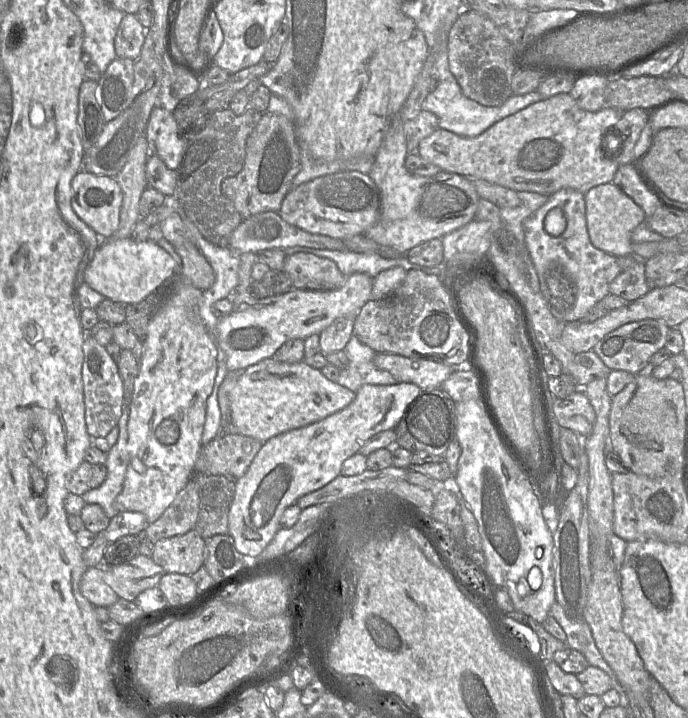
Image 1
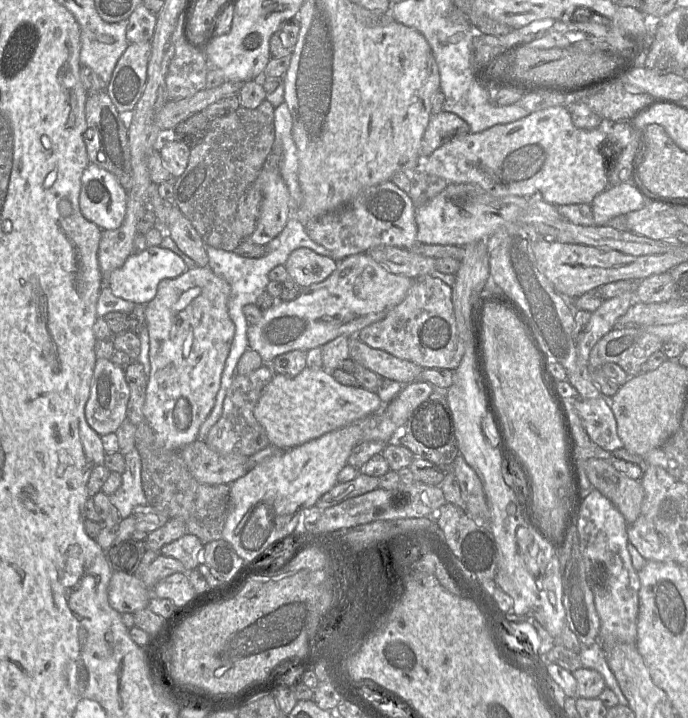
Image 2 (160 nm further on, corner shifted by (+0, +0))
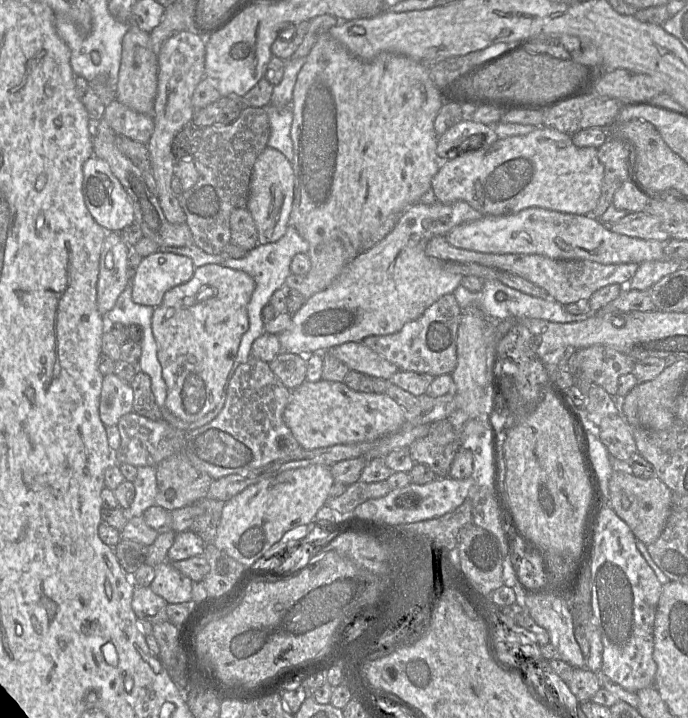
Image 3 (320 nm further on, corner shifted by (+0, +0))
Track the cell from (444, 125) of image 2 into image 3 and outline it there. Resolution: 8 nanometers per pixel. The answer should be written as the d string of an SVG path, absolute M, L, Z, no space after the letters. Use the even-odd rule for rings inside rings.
M463 119L438 137L437 155L441 159L456 157L462 142L473 135L483 135L486 144L492 144L499 139L491 126L472 119Z

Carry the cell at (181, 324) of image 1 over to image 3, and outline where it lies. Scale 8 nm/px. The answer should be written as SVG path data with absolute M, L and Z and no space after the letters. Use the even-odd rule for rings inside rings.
M207 264L197 267L193 277L186 283L173 287L168 290L163 298L162 304L155 308L152 317L152 329L157 344L157 356L162 367L162 376L167 385L167 397L165 407L177 418L186 423L192 423L212 411L221 399L223 388L237 357L241 338L249 329L248 304L255 290L254 279L244 271L234 270L223 265Z

